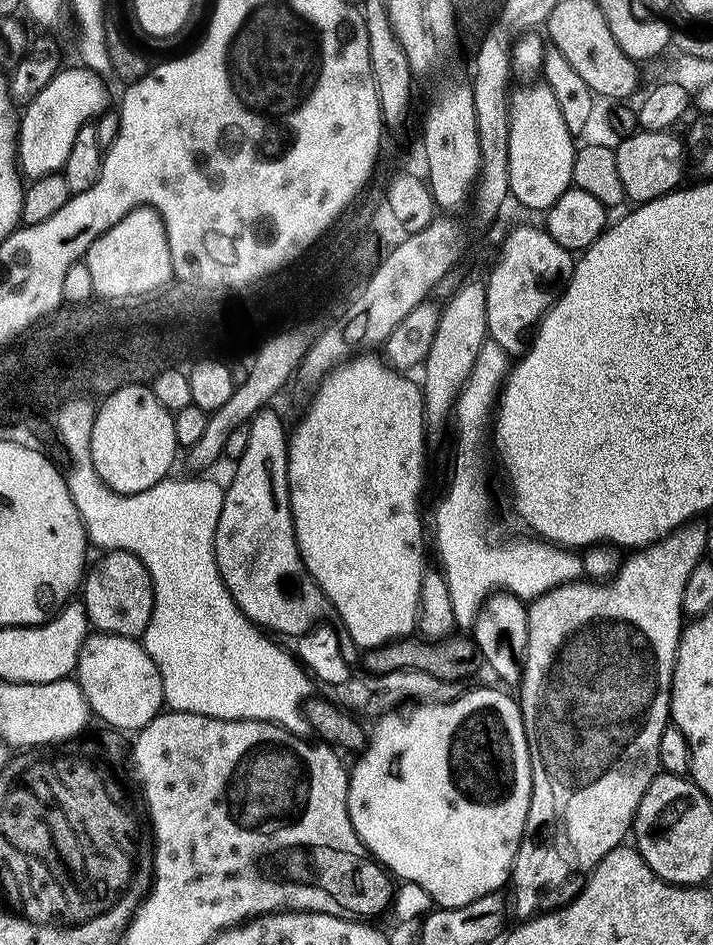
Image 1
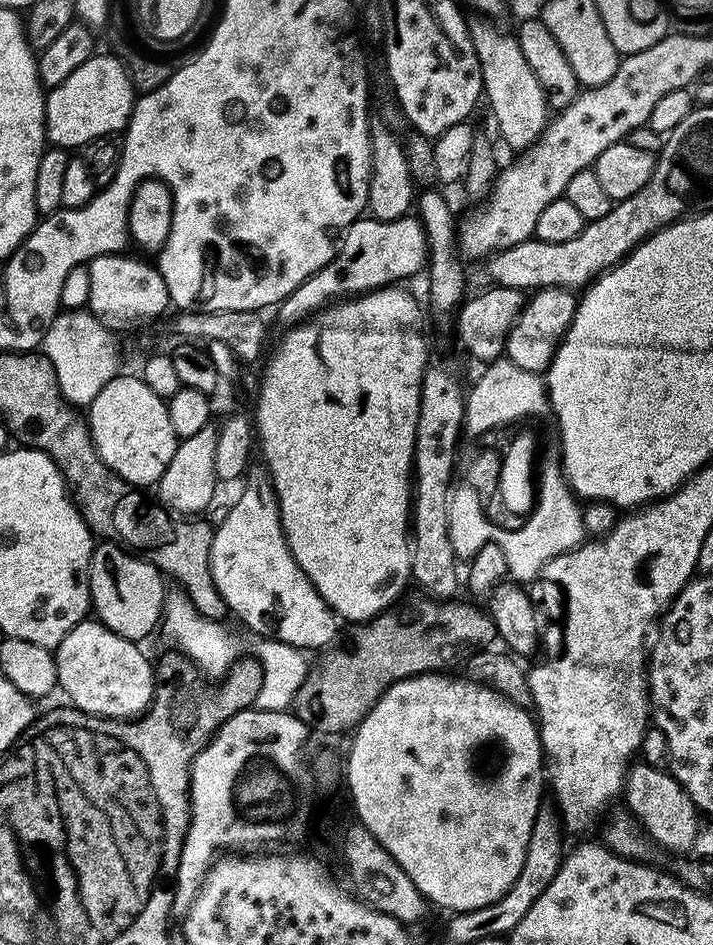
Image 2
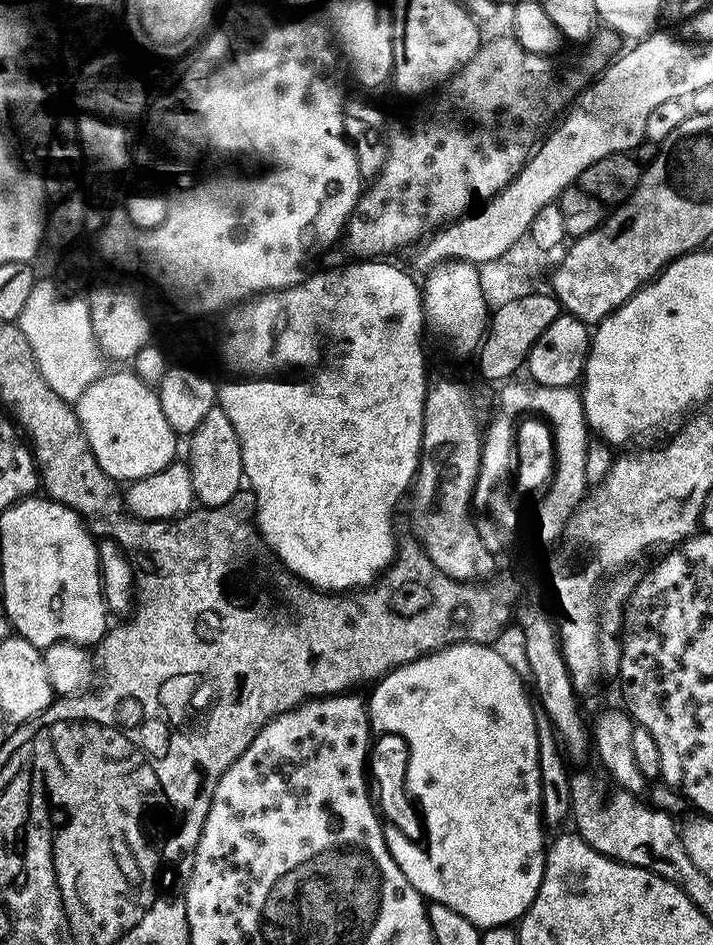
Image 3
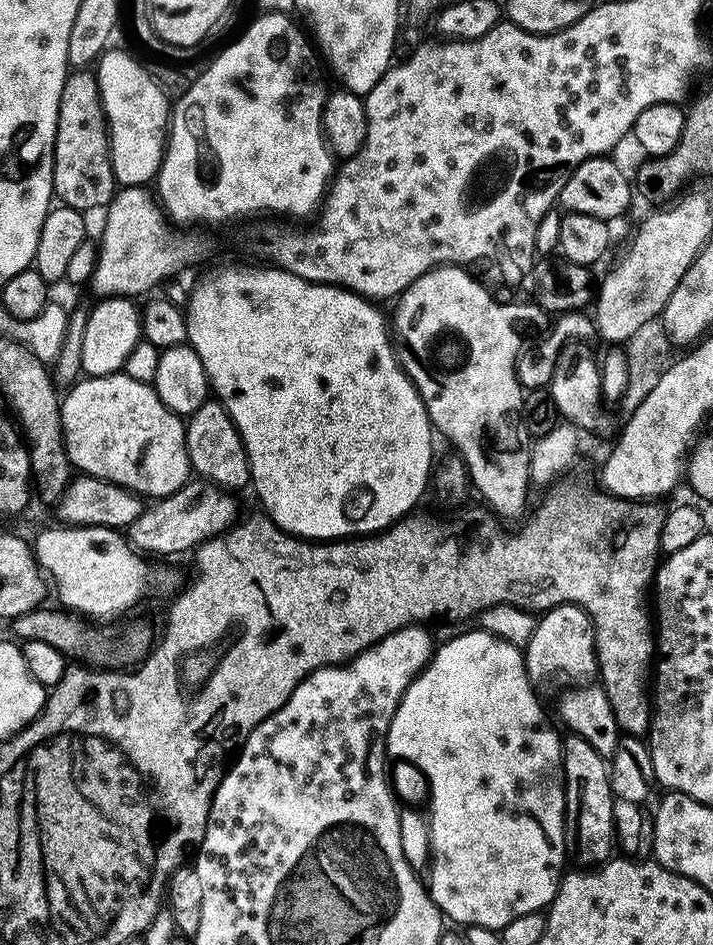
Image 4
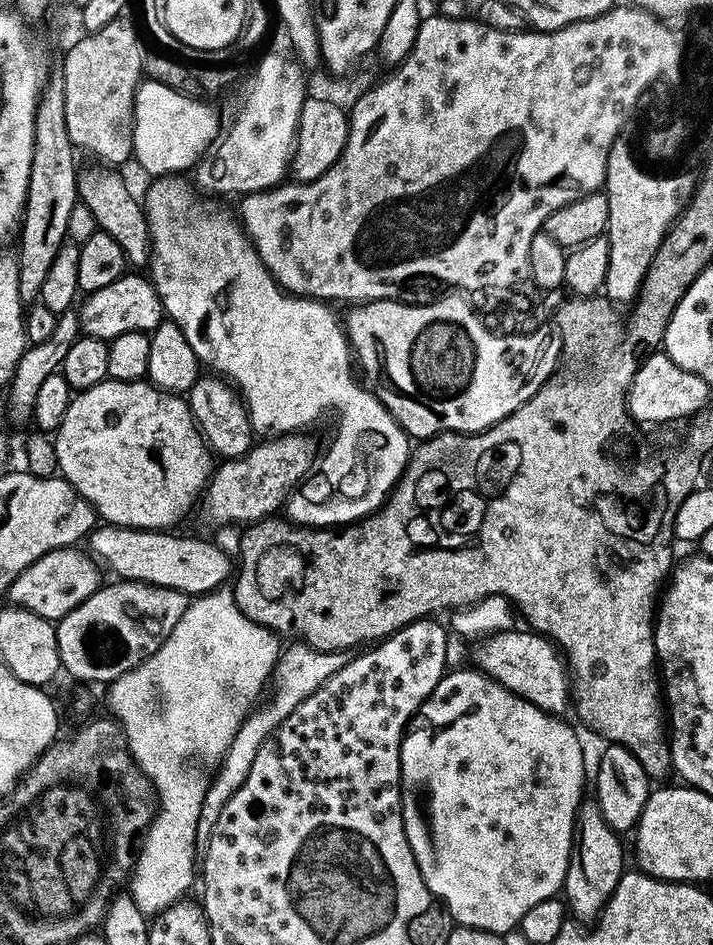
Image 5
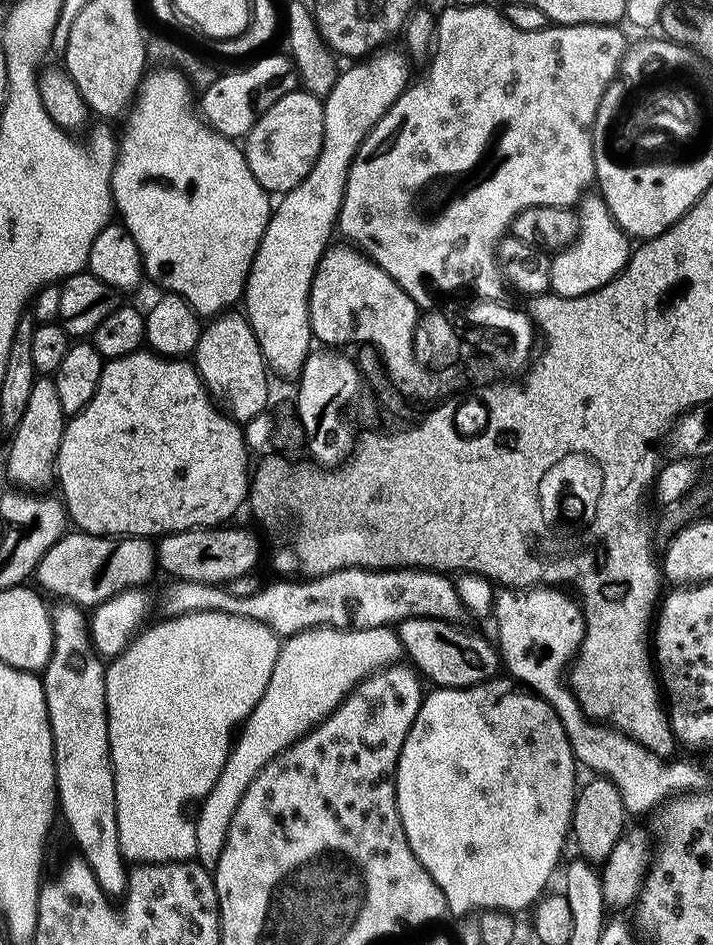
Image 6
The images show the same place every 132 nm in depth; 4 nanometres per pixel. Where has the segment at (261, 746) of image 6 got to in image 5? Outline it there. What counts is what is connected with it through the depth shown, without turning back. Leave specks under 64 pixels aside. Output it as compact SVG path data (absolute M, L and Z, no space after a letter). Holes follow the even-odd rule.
M295 643L289 648L287 645L281 651L274 673L276 689L273 690L272 697L264 705L261 703L259 707L249 712L248 717L240 723L238 734L234 734L234 742L230 742L226 754L215 769L215 771L217 770L216 776L214 772L211 777L206 790L206 798L202 802L202 814L196 831L197 841L207 841L208 837L211 836L214 830L214 822L218 822L218 814L222 814L222 806L226 806L226 802L240 789L242 782L246 782L246 778L250 774L250 766L254 766L254 754L258 754L262 742L266 742L269 736L276 731L276 727L303 700L310 698L310 694L314 694L314 690L318 690L318 686L322 686L322 682L326 682L326 678L333 676L346 663L344 652L319 652L317 648L311 648L306 643Z

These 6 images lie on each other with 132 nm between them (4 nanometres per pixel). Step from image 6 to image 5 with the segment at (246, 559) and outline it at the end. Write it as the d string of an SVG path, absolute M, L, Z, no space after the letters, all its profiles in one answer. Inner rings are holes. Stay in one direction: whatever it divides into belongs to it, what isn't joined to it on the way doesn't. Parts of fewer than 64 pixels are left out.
M100 526L91 533L90 552L97 561L109 564L121 580L139 580L142 583L155 584L158 587L170 587L187 594L207 594L217 591L220 584L231 572L234 572L234 560L222 549L208 540L199 540L196 536L172 536L168 530L145 530L143 528L118 528Z

